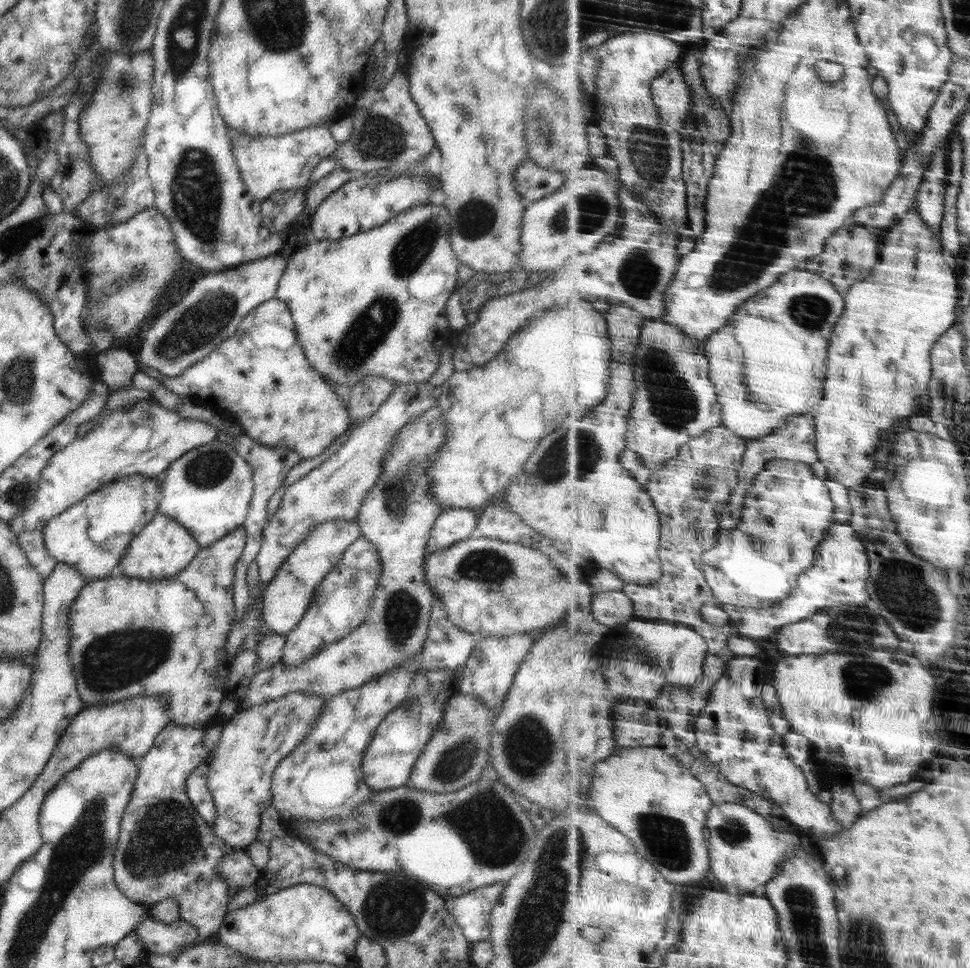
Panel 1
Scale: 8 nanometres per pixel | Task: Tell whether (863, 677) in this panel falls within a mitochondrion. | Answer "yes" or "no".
yes

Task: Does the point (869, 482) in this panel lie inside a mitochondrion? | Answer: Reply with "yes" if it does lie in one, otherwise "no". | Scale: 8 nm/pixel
no

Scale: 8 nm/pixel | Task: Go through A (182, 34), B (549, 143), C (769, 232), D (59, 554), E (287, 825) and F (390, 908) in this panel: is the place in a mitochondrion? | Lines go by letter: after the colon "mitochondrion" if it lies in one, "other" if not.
A: mitochondrion
B: mitochondrion
C: mitochondrion
D: other
E: other
F: mitochondrion

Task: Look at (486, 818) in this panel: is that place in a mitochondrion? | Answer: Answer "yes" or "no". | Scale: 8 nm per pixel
yes

